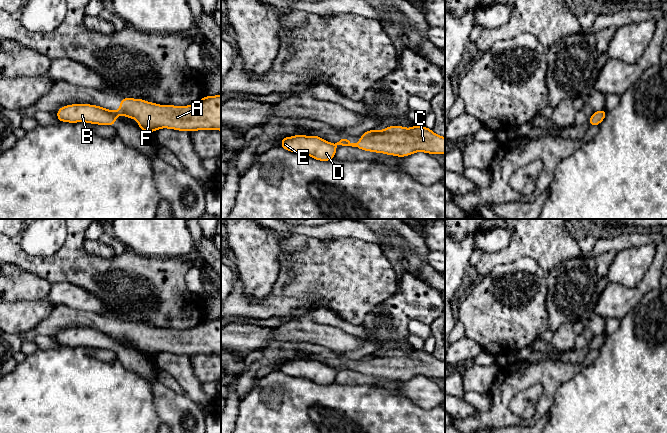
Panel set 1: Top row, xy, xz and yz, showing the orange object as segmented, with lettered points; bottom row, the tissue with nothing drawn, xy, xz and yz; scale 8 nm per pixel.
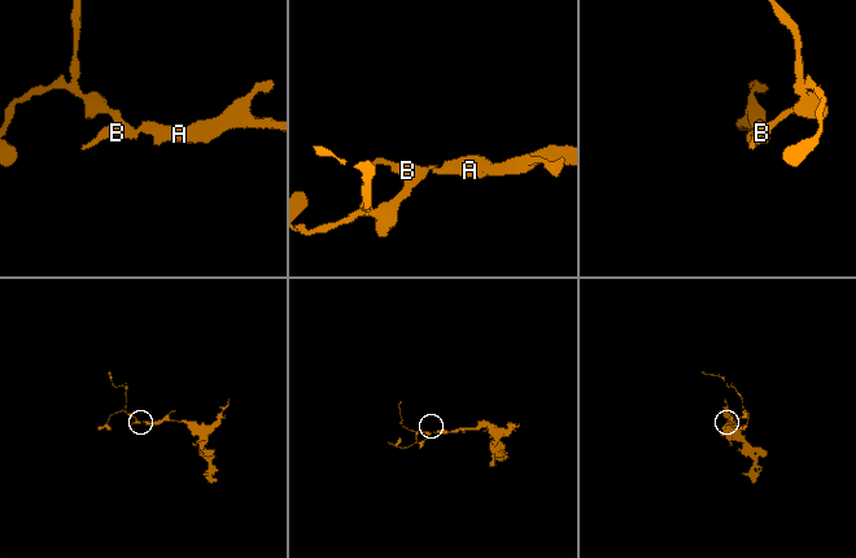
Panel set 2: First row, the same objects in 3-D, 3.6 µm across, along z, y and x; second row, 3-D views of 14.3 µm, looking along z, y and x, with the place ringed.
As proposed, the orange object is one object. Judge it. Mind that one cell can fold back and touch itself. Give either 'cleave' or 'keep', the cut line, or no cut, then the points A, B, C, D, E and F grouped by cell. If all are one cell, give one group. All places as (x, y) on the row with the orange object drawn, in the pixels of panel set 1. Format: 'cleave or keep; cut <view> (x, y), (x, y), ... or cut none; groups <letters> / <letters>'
cleave; cut xy (109, 111), (116, 116); groups A C F / B D E

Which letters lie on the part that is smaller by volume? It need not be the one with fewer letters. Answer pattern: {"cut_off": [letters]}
{"cut_off": ["B", "D", "E"]}

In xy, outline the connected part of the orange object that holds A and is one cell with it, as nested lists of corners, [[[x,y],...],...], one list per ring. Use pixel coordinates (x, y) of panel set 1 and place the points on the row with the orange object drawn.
[[[221,95],[205,96],[189,106],[159,105],[143,99],[125,97],[120,101],[120,109],[118,111],[110,110],[110,112],[116,116],[123,115],[136,119],[138,127],[150,134],[162,128],[188,132],[197,130],[221,131]]]

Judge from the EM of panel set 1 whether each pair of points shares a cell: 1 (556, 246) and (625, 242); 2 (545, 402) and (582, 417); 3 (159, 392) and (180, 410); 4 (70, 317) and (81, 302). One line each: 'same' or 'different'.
1: different
2: different
3: same
4: different

